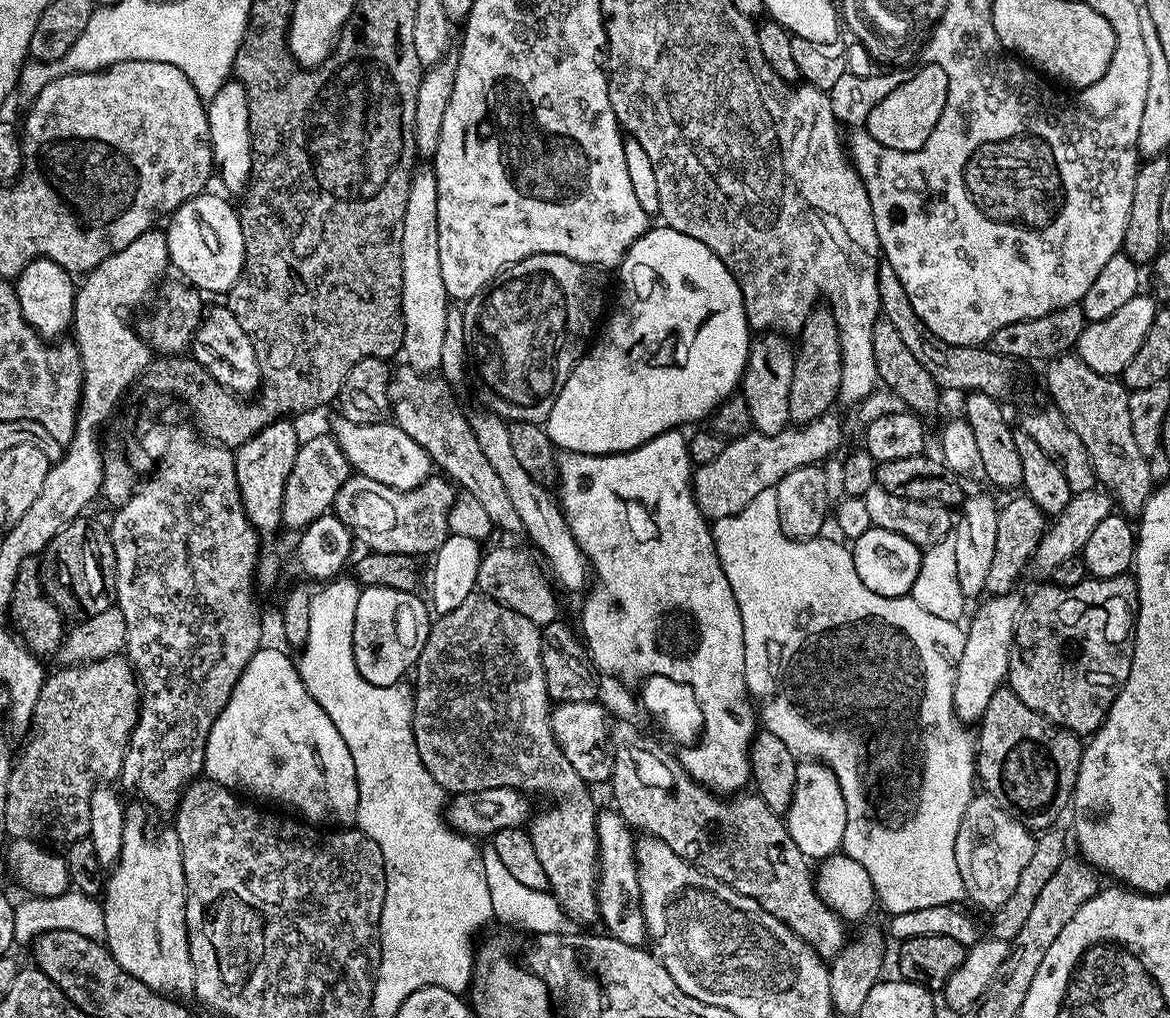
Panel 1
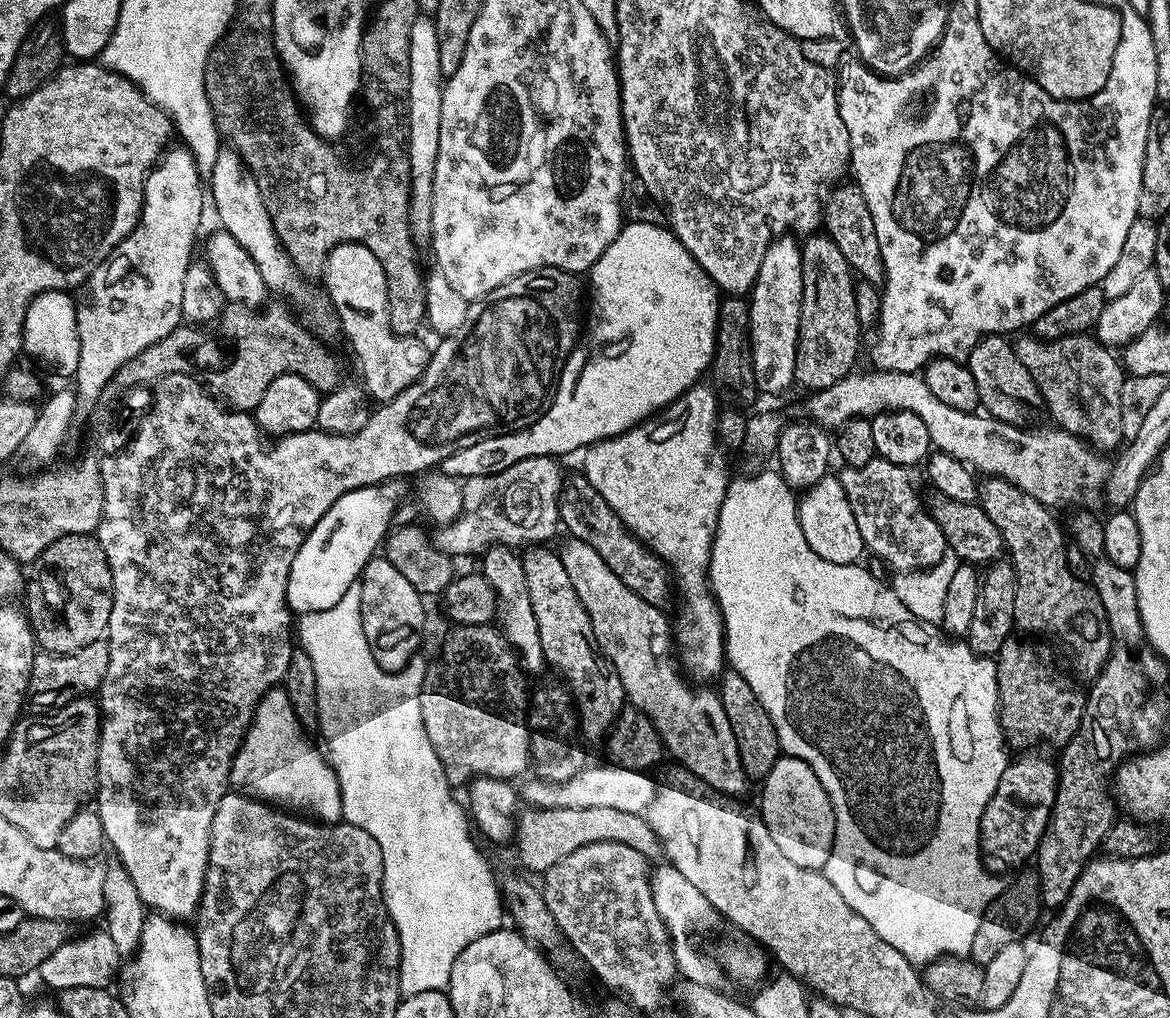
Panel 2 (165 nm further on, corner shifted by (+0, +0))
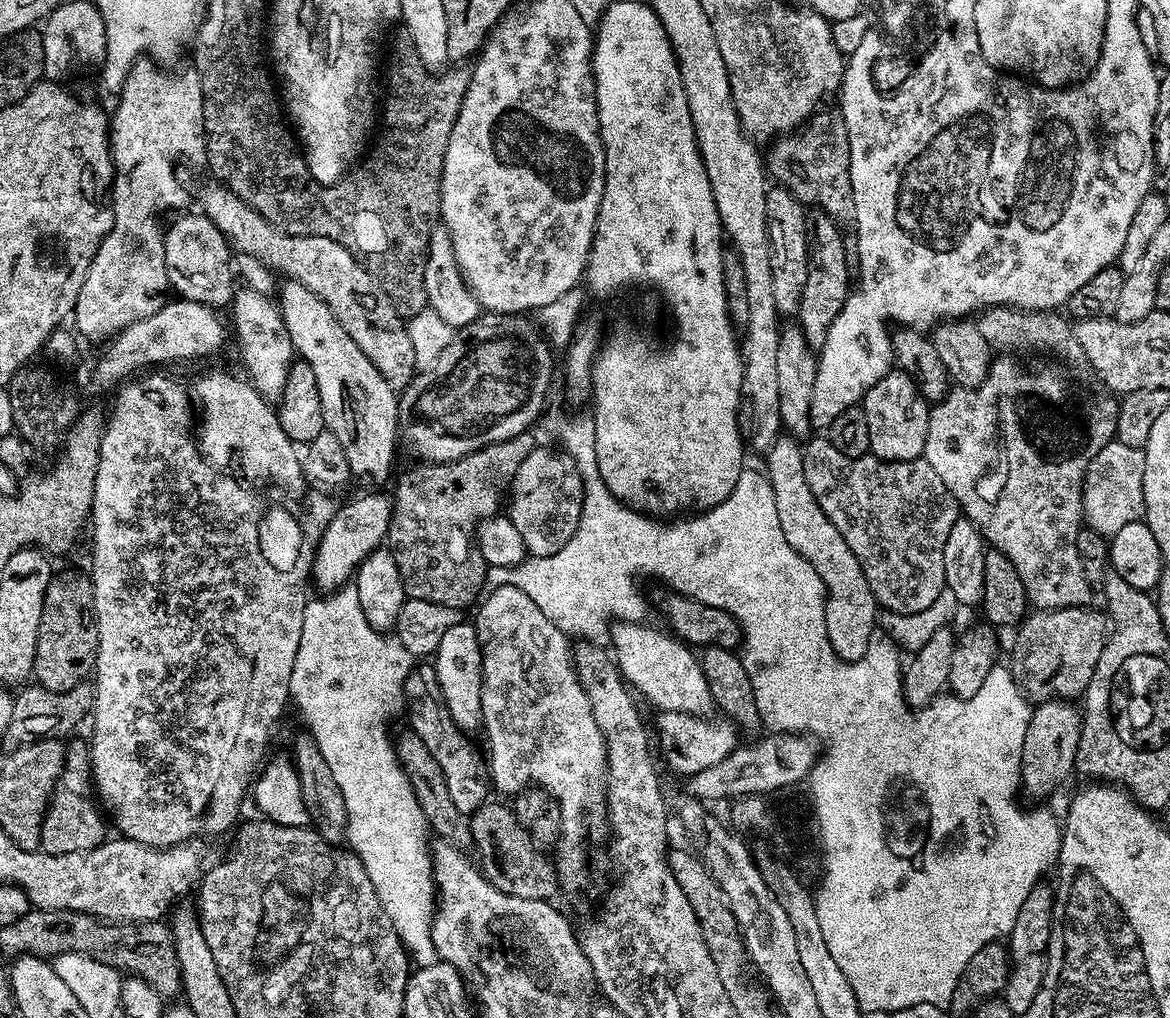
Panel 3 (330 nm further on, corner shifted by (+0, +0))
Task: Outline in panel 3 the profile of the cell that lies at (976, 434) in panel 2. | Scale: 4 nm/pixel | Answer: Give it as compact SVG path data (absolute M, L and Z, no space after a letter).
M1115 438L1102 446L1084 472L1083 523L1098 534L1111 538L1122 530L1122 526L1130 526L1130 522L1141 519L1144 515L1142 478L1146 478L1146 458L1142 448L1126 446L1126 442Z

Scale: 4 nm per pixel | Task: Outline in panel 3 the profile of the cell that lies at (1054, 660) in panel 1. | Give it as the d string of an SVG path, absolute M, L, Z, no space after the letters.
M1000 354L988 365L988 377L977 388L961 388L949 391L943 400L938 400L931 405L928 413L928 429L926 430L926 446L922 459L930 466L934 466L934 474L942 478L946 490L956 499L959 511L963 513L985 541L995 551L1006 554L1010 562L1014 562L1014 570L1018 570L1018 578L1022 578L1022 586L1028 595L1029 605L1037 609L1067 608L1070 602L1084 606L1094 596L1094 589L1090 582L1086 582L1086 574L1082 574L1082 562L1078 562L1078 534L1084 518L1084 472L1090 466L1094 454L1102 450L1116 435L1116 423L1118 422L1118 410L1120 405L1117 397L1112 394L1104 396L1080 396L1075 400L1072 397L1072 388L1068 380L1056 368L1040 368L1037 372L1028 372L1028 368L1012 354Z

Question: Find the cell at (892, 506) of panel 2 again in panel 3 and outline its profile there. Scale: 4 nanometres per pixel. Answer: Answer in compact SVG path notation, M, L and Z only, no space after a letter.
M824 434L813 435L807 443L803 445L806 482L809 483L810 490L817 499L818 506L825 512L826 518L837 527L842 538L846 540L846 545L861 564L877 605L885 613L897 612L900 615L926 610L946 587L946 538L950 538L950 526L954 526L958 518L956 499L950 494L950 490L946 490L942 478L934 474L934 466L930 466L922 458L880 460L871 454L850 458L834 450L834 446Z

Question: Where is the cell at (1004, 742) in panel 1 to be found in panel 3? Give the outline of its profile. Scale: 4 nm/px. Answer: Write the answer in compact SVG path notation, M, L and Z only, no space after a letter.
M1092 607L1032 610L1020 621L1014 632L1016 645L1012 648L1010 671L1029 701L1072 702L1083 697L1090 686L1090 678L1094 678L1094 666L1098 666L1098 658L1102 658L1110 631L1107 615L1099 607Z

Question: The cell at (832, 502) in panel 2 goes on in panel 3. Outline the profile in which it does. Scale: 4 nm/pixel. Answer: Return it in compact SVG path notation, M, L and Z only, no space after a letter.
M782 432L768 448L764 459L764 473L774 492L774 506L777 507L782 534L785 535L786 542L794 546L795 552L814 566L815 572L824 582L824 625L831 648L845 663L858 661L865 656L874 636L874 624L878 622L878 605L866 582L861 564L846 545L846 540L837 527L826 518L806 482L801 443L791 433Z

